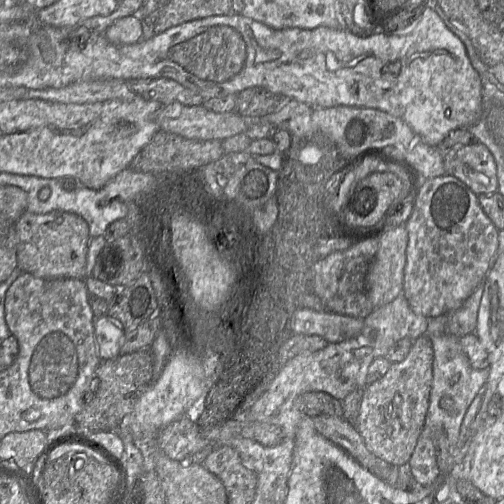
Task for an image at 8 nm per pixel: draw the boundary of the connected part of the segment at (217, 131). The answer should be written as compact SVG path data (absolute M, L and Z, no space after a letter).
M179 102L164 105L157 116L159 130L193 140L219 140L244 133L247 123L233 112L216 113L202 105L186 106Z

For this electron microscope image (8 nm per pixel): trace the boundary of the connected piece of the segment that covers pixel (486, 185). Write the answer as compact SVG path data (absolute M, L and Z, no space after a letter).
M473 142L444 152L445 175L464 183L477 196L498 192L495 159L480 142Z

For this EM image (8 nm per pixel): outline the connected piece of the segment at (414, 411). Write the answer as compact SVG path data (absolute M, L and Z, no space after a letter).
M425 334L414 340L404 360L391 363L383 377L363 390L355 429L368 450L386 463L402 466L411 457L428 410L432 363L433 349Z

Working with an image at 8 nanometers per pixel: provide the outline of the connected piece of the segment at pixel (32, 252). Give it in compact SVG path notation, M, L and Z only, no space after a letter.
M24 211L16 223L17 261L22 272L43 279L85 279L89 226L79 215L63 211L35 214Z

